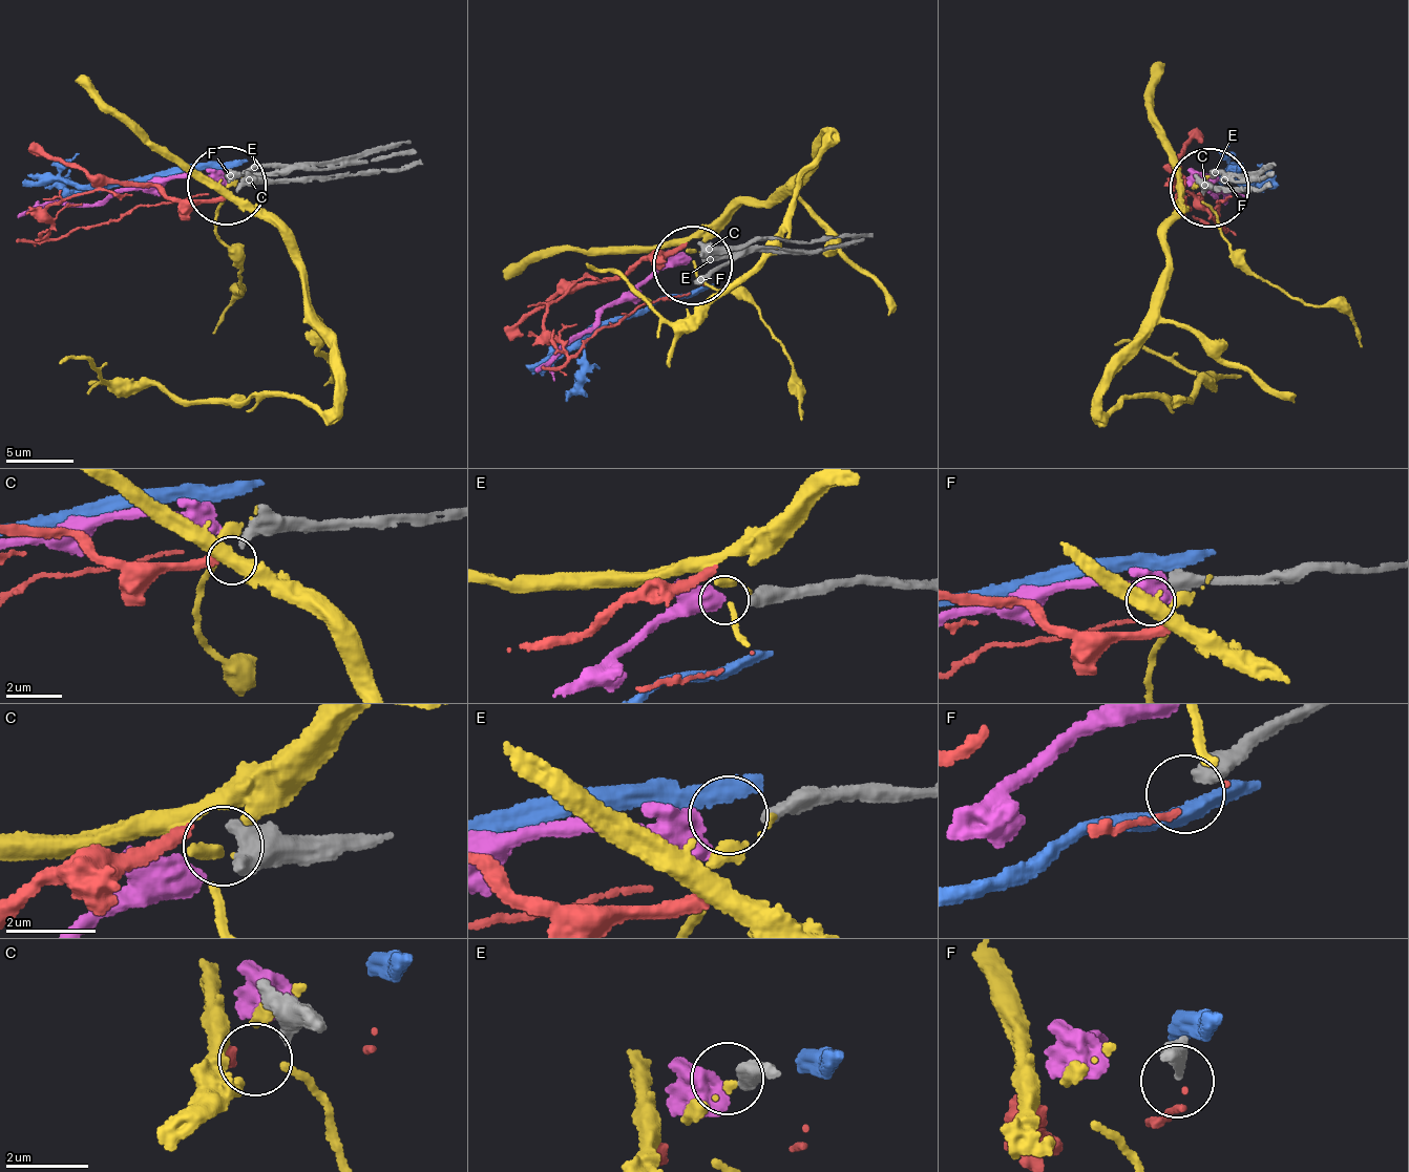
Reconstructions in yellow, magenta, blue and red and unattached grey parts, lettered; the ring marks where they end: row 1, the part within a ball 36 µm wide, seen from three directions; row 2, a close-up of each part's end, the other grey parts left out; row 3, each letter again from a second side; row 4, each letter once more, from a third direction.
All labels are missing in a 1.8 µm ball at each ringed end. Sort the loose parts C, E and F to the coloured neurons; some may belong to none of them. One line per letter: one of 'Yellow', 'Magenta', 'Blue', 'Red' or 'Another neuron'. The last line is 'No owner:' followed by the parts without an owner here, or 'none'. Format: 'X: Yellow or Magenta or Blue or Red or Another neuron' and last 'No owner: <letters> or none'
C: Red
E: Magenta
F: Another neuron
No owner: F

